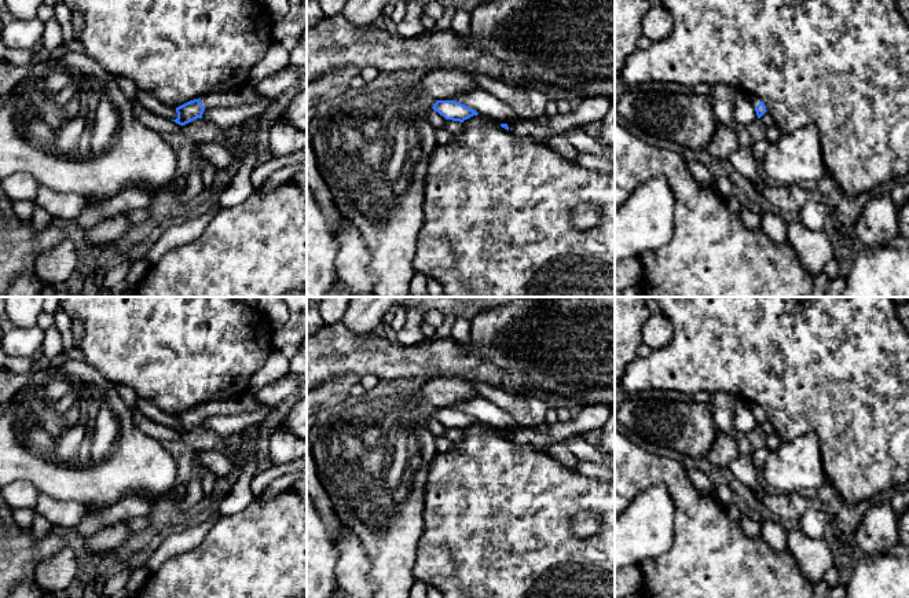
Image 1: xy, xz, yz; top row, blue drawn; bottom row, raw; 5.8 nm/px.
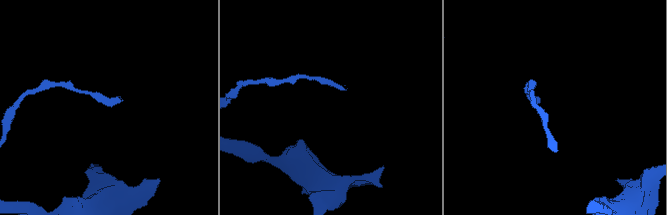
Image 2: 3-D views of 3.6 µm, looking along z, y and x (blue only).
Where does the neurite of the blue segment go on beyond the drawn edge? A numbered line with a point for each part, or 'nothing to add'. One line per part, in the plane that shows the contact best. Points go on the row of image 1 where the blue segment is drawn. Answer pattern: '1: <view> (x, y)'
nothing to add

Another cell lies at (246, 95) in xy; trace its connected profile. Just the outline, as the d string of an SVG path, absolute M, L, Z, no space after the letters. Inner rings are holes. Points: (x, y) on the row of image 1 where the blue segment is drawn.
M248 84L238 91L210 93L201 98L199 102L205 109L210 109L217 106L250 104L253 102L257 102L259 99L261 99L261 96L254 91L253 87Z

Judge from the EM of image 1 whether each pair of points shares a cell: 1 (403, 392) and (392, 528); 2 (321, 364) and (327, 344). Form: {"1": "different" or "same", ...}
{"1": "same", "2": "same"}

